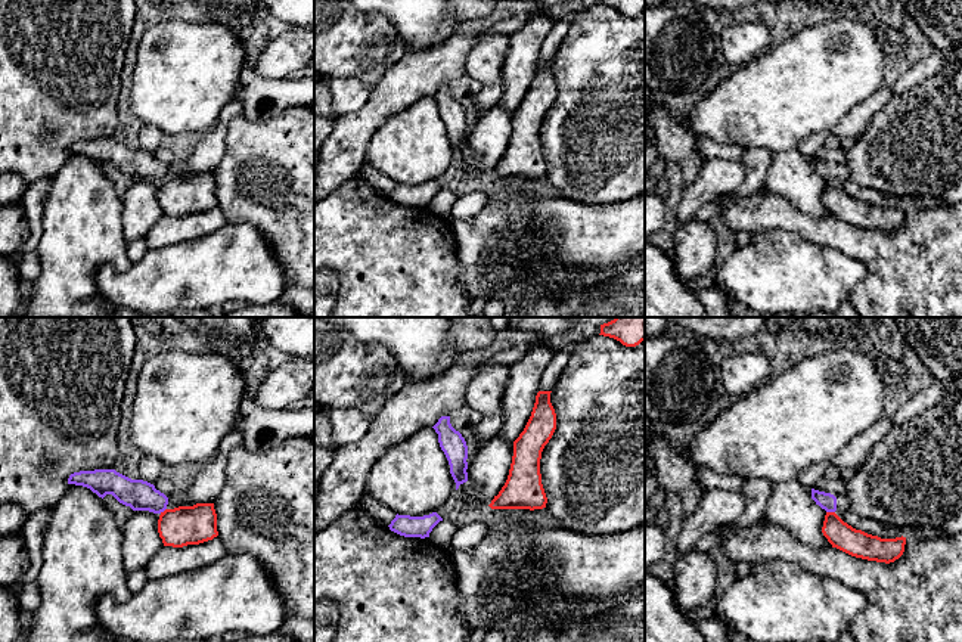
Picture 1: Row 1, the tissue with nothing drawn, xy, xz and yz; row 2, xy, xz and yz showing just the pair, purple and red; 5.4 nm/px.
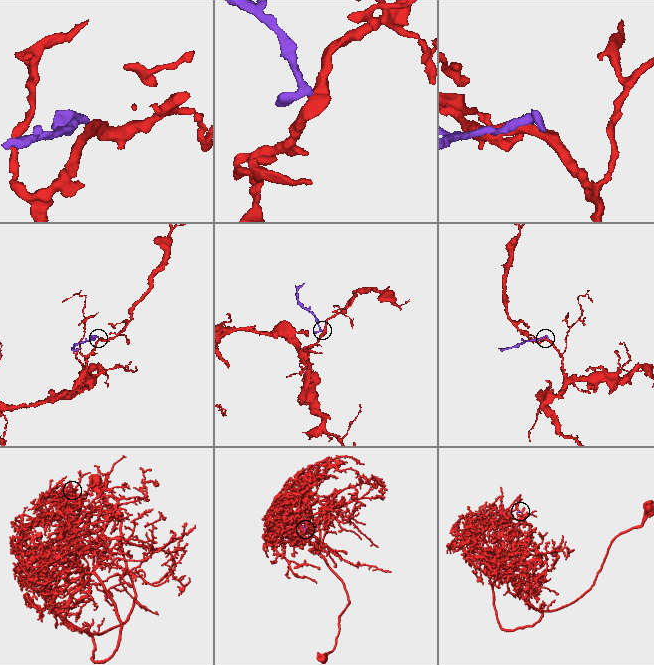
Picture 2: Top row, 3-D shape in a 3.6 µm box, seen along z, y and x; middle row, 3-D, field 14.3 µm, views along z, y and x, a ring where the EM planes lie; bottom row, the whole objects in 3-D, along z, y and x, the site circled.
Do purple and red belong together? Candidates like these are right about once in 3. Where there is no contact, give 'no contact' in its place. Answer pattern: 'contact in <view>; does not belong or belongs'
contact in yz; does not belong

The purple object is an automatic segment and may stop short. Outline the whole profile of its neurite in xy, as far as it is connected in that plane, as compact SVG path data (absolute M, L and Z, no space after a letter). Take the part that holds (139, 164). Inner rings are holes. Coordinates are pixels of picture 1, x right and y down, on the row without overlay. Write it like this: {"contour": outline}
{"contour": "M94 139L74 142L68 153L90 158L99 167L112 164L120 173L133 180L161 183L167 179L168 167L143 149L131 149L115 139Z"}

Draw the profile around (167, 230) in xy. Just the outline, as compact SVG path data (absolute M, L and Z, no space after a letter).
M218 205L199 214L183 217L162 215L148 232L145 241L148 249L158 249L208 236L226 224L227 221Z

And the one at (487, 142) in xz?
M500 105L488 109L468 133L468 151L457 158L462 176L490 174L505 155L513 125L513 114Z

